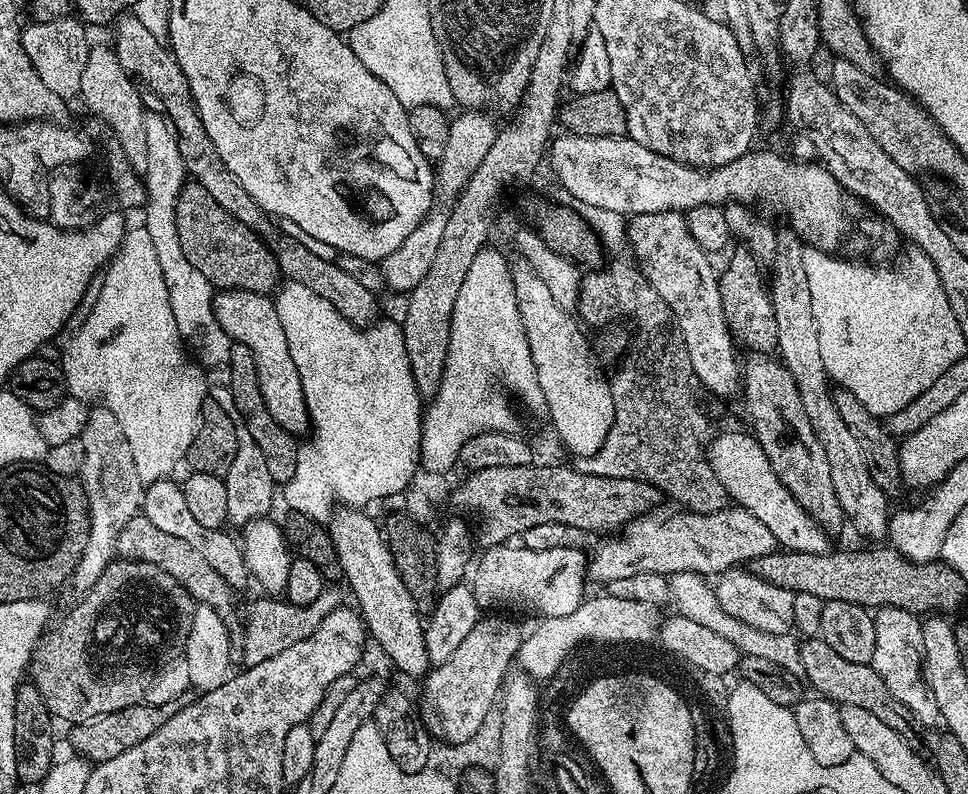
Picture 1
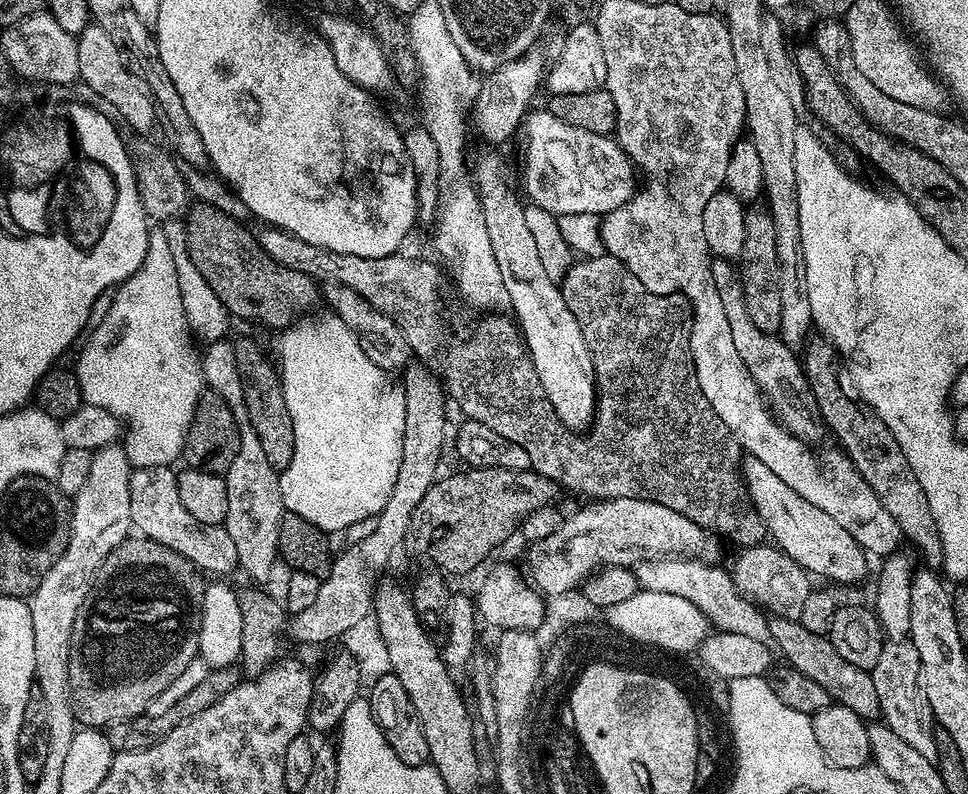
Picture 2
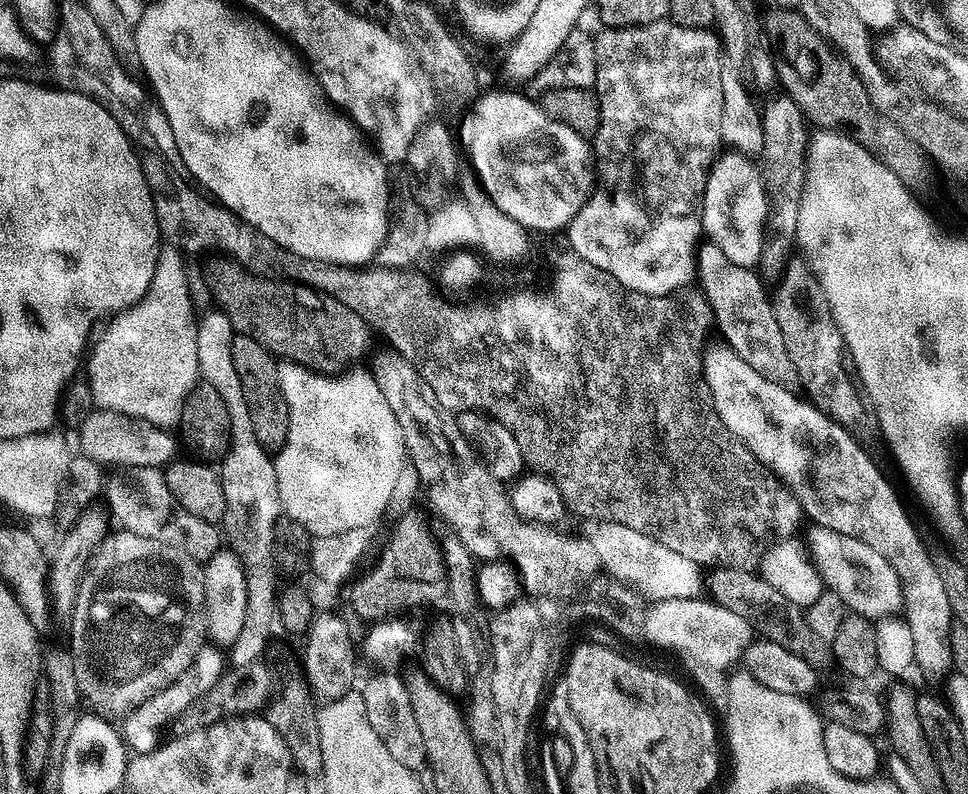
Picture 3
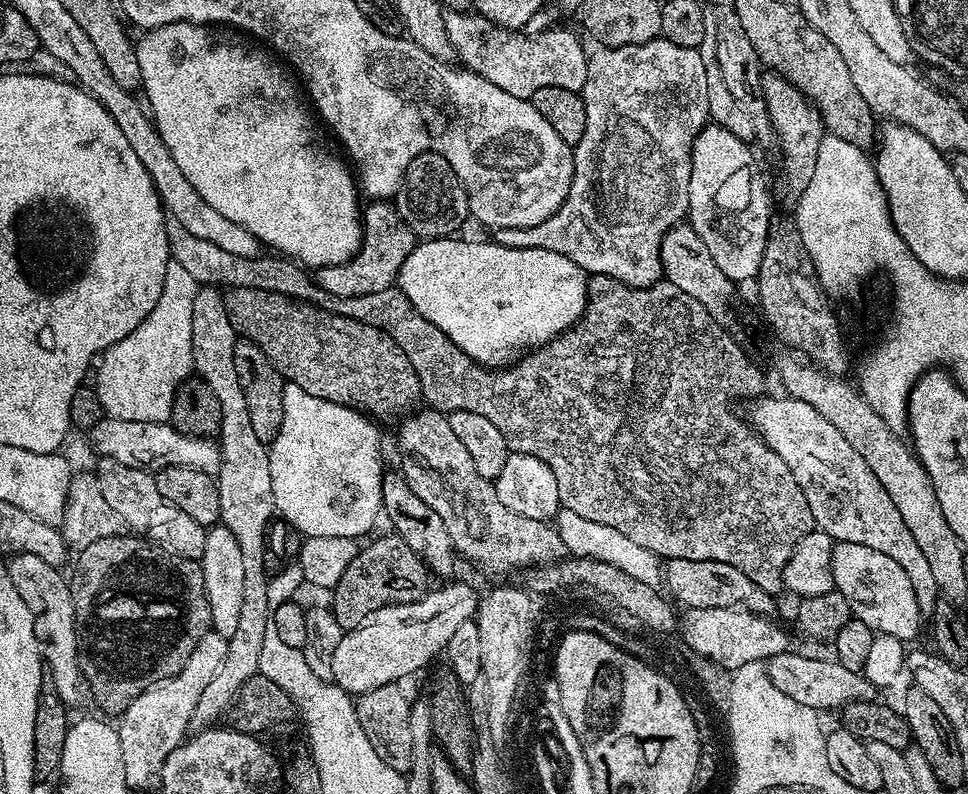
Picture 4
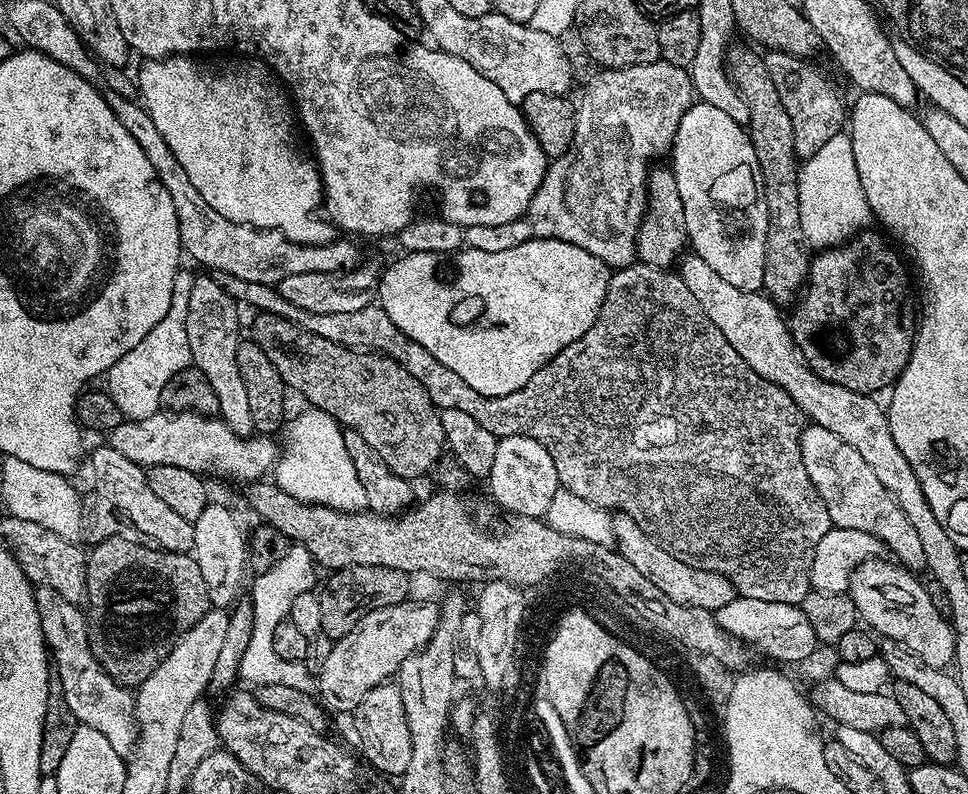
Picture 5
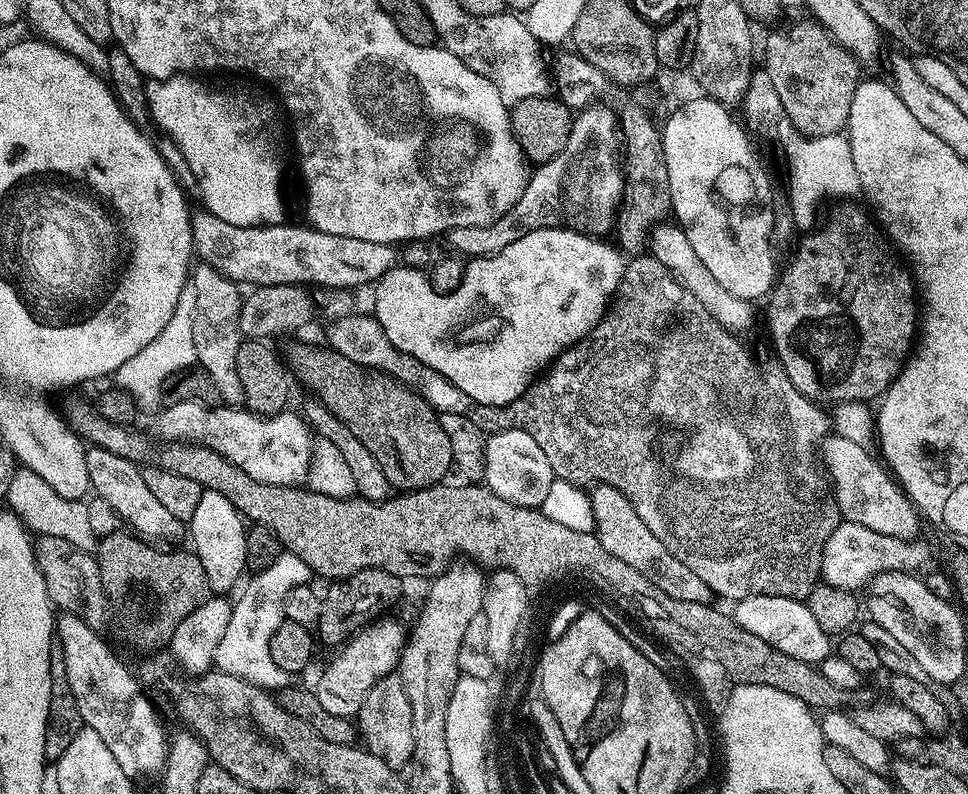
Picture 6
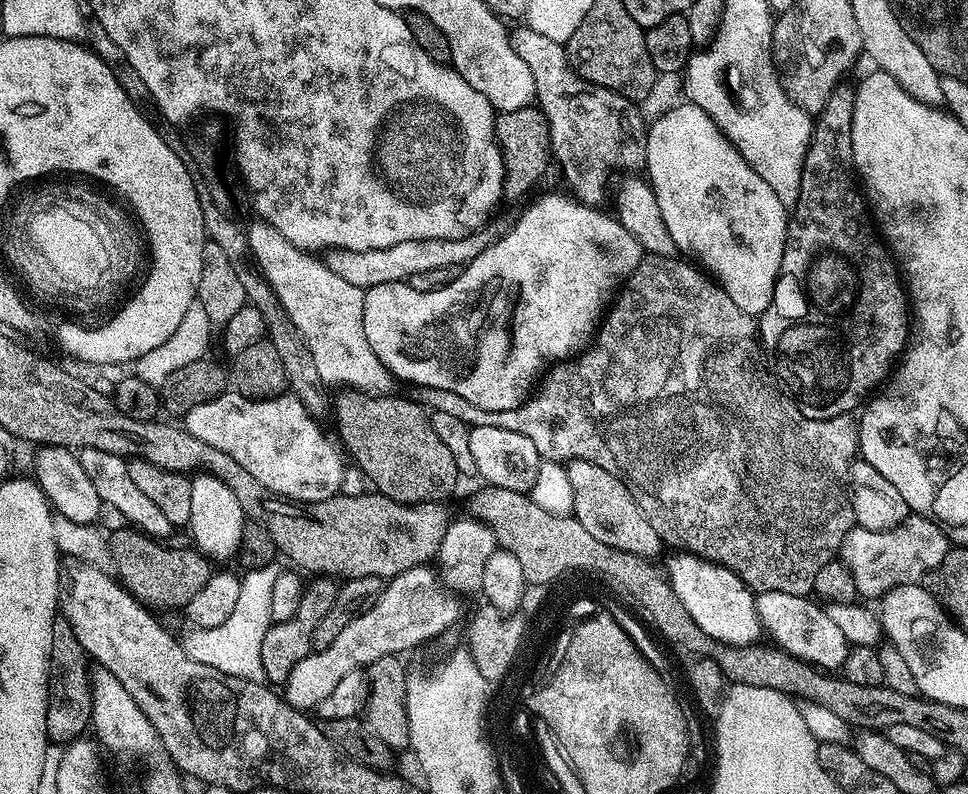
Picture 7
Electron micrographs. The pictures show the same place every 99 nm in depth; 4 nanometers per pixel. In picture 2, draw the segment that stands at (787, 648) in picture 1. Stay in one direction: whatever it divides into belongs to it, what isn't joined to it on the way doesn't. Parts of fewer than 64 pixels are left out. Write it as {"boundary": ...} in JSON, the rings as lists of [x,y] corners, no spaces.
{"boundary":[[[661,557],[654,560],[648,560],[639,565],[639,567],[635,569],[636,582],[637,582],[637,585],[639,585],[639,587],[643,589],[643,591],[645,592],[661,592],[662,594],[675,594],[679,596],[680,598],[685,598],[685,600],[694,604],[694,606],[698,607],[698,609],[702,610],[704,616],[707,617],[709,623],[713,625],[715,629],[718,629],[719,631],[722,631],[722,632],[747,631],[750,627],[748,625],[751,624],[752,618],[754,616],[753,612],[751,611],[753,608],[753,605],[751,604],[751,601],[748,600],[747,597],[744,597],[741,593],[737,591],[736,587],[733,584],[731,573],[727,569],[722,570],[720,567],[721,565],[718,565],[718,564],[715,564],[715,565],[706,564],[706,563],[702,563],[700,560],[690,560],[684,557]]]}

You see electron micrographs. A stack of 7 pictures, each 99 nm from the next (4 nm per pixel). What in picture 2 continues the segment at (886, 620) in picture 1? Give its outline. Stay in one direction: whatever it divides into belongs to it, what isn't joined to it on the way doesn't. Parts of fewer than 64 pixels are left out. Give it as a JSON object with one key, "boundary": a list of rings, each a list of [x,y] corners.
{"boundary":[[[897,640],[885,643],[880,649],[880,657],[870,669],[874,690],[878,690],[880,716],[902,742],[918,750],[922,758],[935,761],[936,747],[934,746],[934,721],[930,702],[926,702],[926,694],[920,689],[920,659],[918,650],[907,640]]]}

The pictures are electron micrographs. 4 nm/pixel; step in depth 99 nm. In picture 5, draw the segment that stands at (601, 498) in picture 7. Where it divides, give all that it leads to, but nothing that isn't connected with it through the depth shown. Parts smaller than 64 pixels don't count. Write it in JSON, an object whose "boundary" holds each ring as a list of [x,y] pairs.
{"boundary":[[[616,512],[611,519],[612,539],[616,551],[621,552],[626,562],[632,563],[644,577],[650,578],[650,582],[654,582],[654,586],[658,586],[658,590],[662,590],[662,594],[670,598],[670,602],[678,602],[682,606],[694,606],[698,610],[715,614],[718,610],[722,610],[722,606],[726,606],[726,602],[736,599],[735,588],[722,574],[702,570],[698,566],[682,562],[682,558],[674,558],[670,550],[652,540],[650,534],[646,534],[646,530],[642,530],[642,526],[638,526],[638,522],[634,522],[634,518],[630,518],[625,512]]]}

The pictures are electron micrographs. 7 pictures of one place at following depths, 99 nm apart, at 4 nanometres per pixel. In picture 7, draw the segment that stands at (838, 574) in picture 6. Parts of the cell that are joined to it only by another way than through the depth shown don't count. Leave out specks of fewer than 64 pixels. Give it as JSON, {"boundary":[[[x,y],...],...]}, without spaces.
{"boundary":[[[912,514],[903,524],[890,530],[879,532],[859,526],[851,528],[842,542],[838,556],[850,570],[856,591],[861,597],[882,598],[887,592],[903,584],[919,584],[927,572],[935,572],[943,565],[944,555],[948,553],[950,547],[950,540],[948,541],[944,535],[946,535],[945,529],[937,521],[929,520],[927,516]]]}

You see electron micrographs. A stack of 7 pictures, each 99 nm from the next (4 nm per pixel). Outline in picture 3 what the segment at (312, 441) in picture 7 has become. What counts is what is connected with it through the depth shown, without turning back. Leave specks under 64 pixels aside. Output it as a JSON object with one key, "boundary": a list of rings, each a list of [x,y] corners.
{"boundary":[[[108,408],[93,410],[78,429],[80,435],[79,455],[94,458],[102,466],[117,464],[117,469],[126,468],[158,468],[163,469],[172,463],[177,455],[178,440],[171,431],[154,426],[137,416],[127,416],[119,410],[112,412]]]}

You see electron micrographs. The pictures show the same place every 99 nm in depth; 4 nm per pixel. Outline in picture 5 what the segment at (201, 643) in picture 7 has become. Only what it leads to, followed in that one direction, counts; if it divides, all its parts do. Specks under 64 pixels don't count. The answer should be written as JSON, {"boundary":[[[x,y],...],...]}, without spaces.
{"boundary":[[[289,543],[286,554],[274,562],[274,566],[263,569],[260,577],[252,584],[252,613],[254,614],[254,626],[250,634],[250,646],[246,646],[246,654],[242,654],[239,679],[249,680],[252,686],[261,684],[277,684],[278,686],[294,686],[294,690],[308,690],[313,687],[314,676],[308,673],[308,664],[298,660],[278,658],[274,654],[273,628],[281,620],[289,619],[288,611],[294,606],[294,598],[303,592],[311,592],[317,587],[316,572],[318,565],[312,559],[310,550],[301,544]]]}

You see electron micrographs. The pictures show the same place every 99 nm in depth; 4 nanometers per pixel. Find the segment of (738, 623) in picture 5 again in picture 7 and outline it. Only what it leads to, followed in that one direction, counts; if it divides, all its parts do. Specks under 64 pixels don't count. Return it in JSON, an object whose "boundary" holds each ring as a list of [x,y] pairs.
{"boundary":[[[762,592],[756,596],[756,609],[763,631],[772,635],[769,637],[776,647],[784,648],[821,670],[843,669],[850,645],[846,638],[842,638],[838,625],[830,619],[830,614],[815,599],[794,594]]]}

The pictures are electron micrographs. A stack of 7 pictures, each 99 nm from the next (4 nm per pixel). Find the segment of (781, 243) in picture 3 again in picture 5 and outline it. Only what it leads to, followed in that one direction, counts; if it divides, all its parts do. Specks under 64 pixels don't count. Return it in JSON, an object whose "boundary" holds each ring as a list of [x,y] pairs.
{"boundary":[[[775,50],[763,53],[764,65],[770,74],[770,82],[774,82],[774,90],[778,90],[778,98],[790,114],[790,126],[794,126],[794,150],[797,157],[813,156],[830,138],[834,138],[846,124],[846,104],[836,89],[836,84],[811,59],[786,54]]]}

